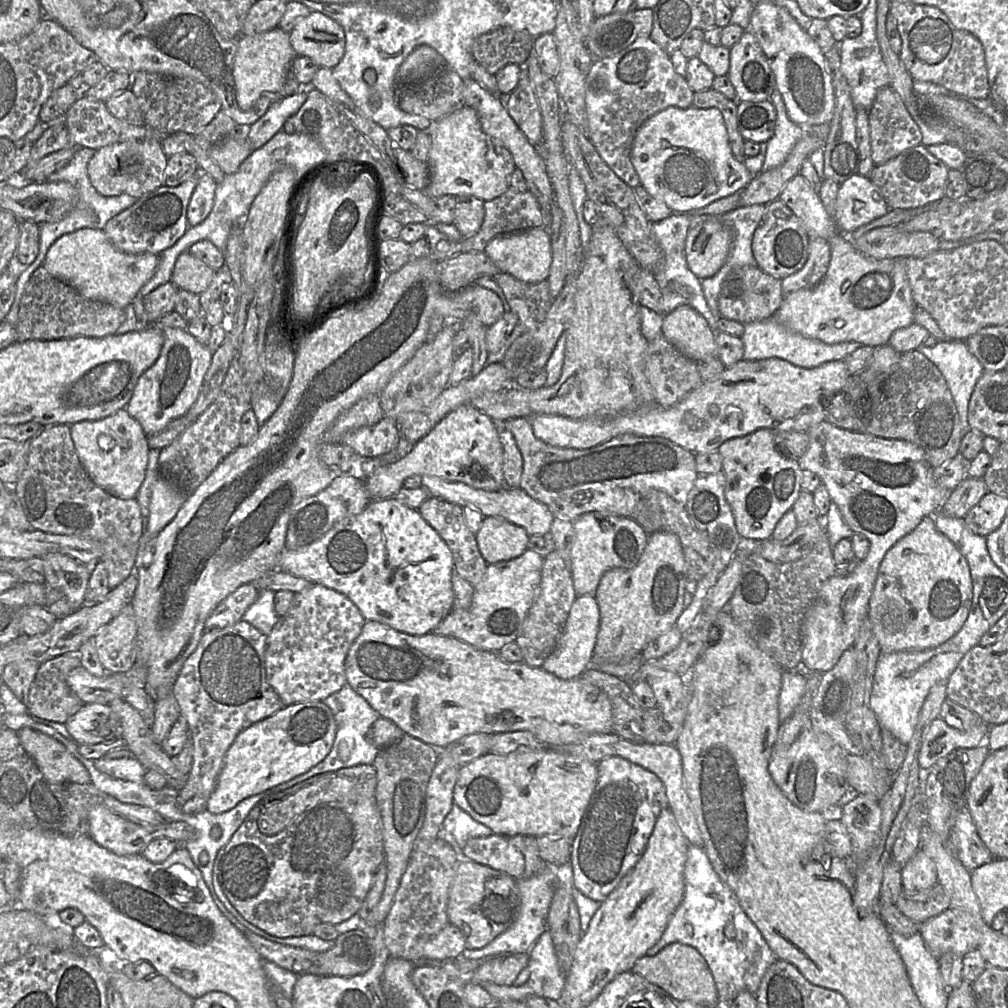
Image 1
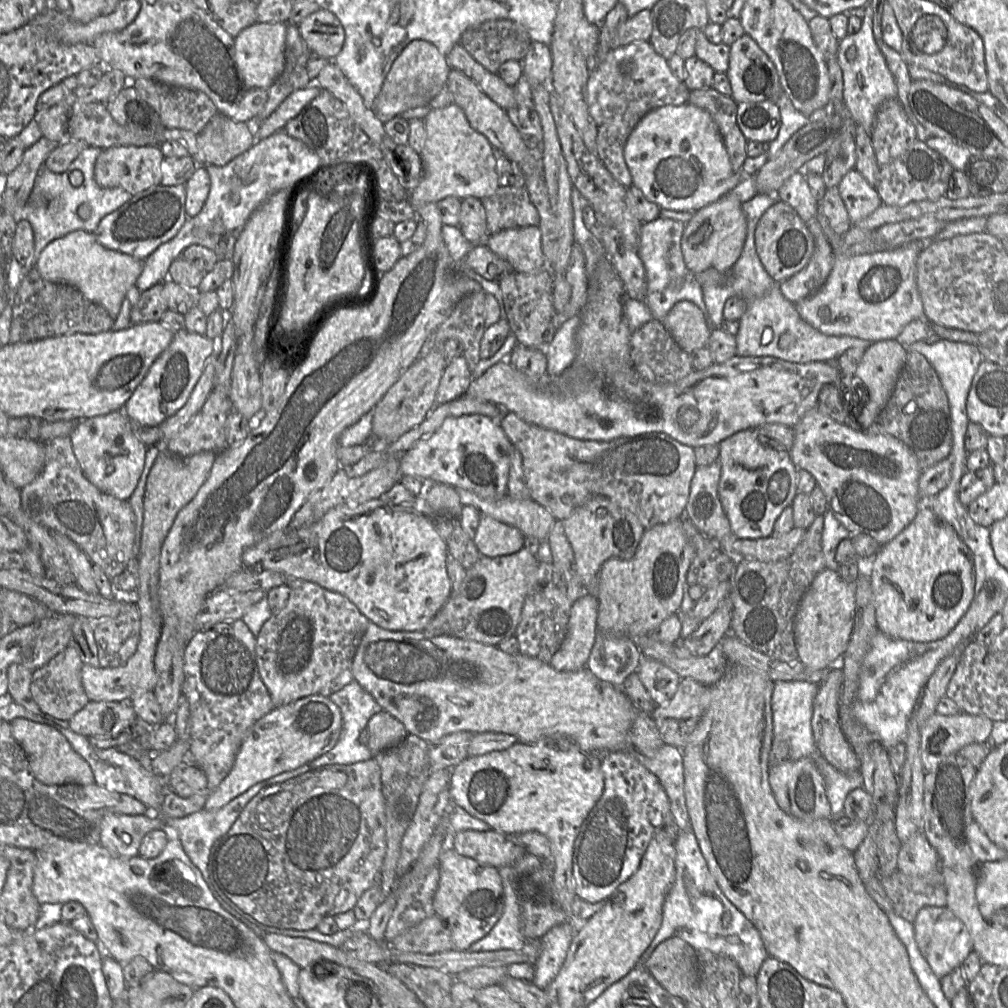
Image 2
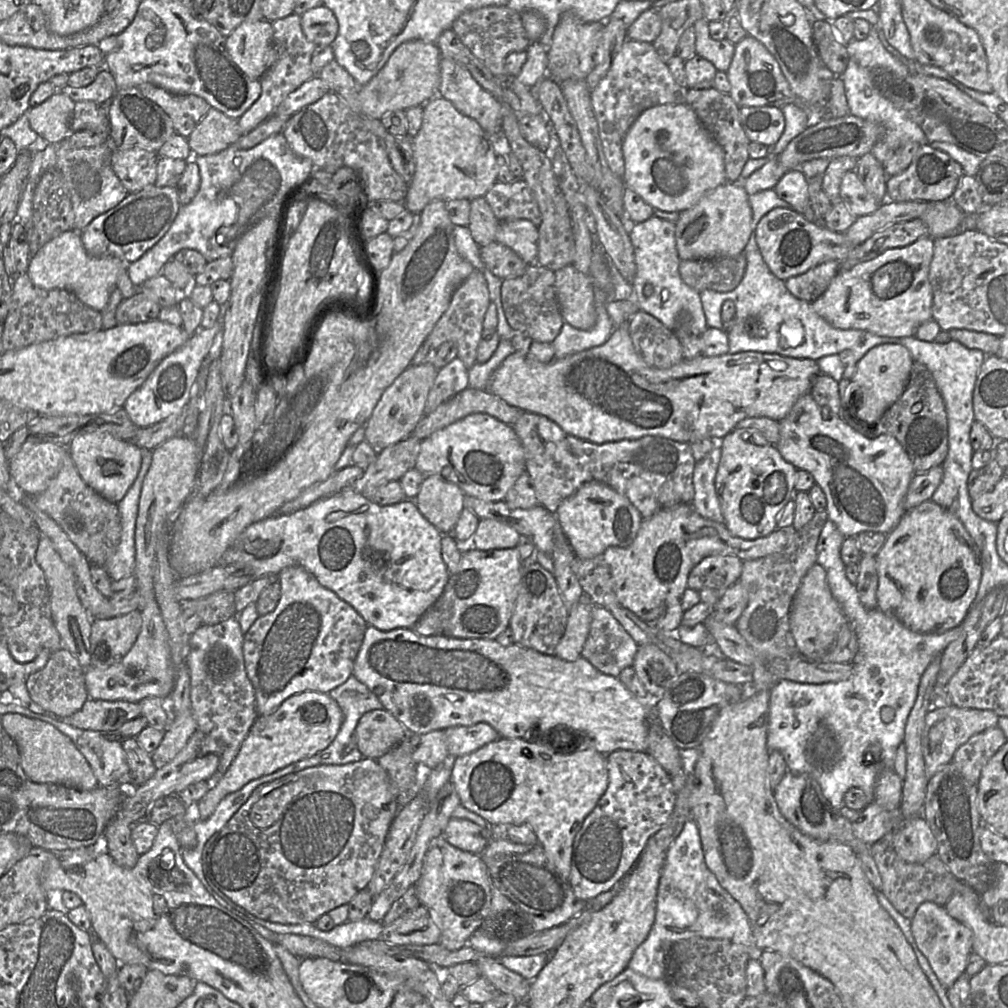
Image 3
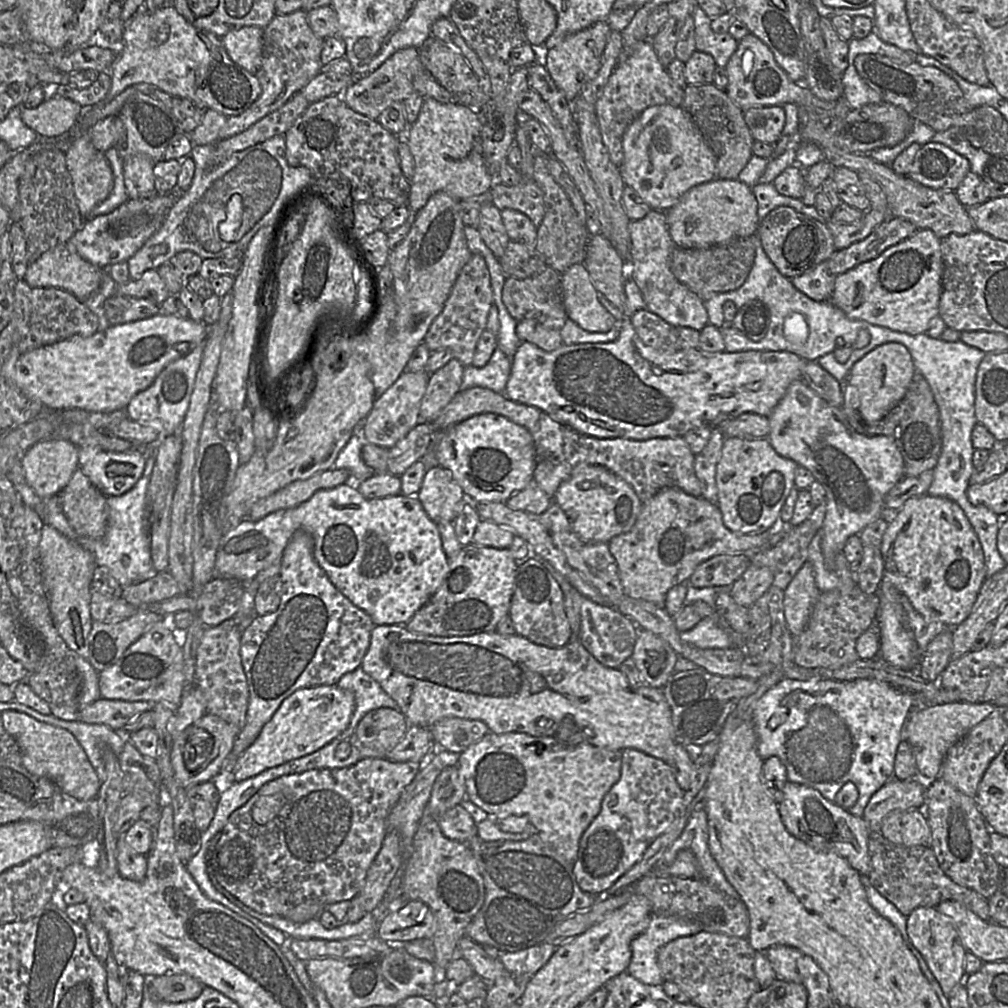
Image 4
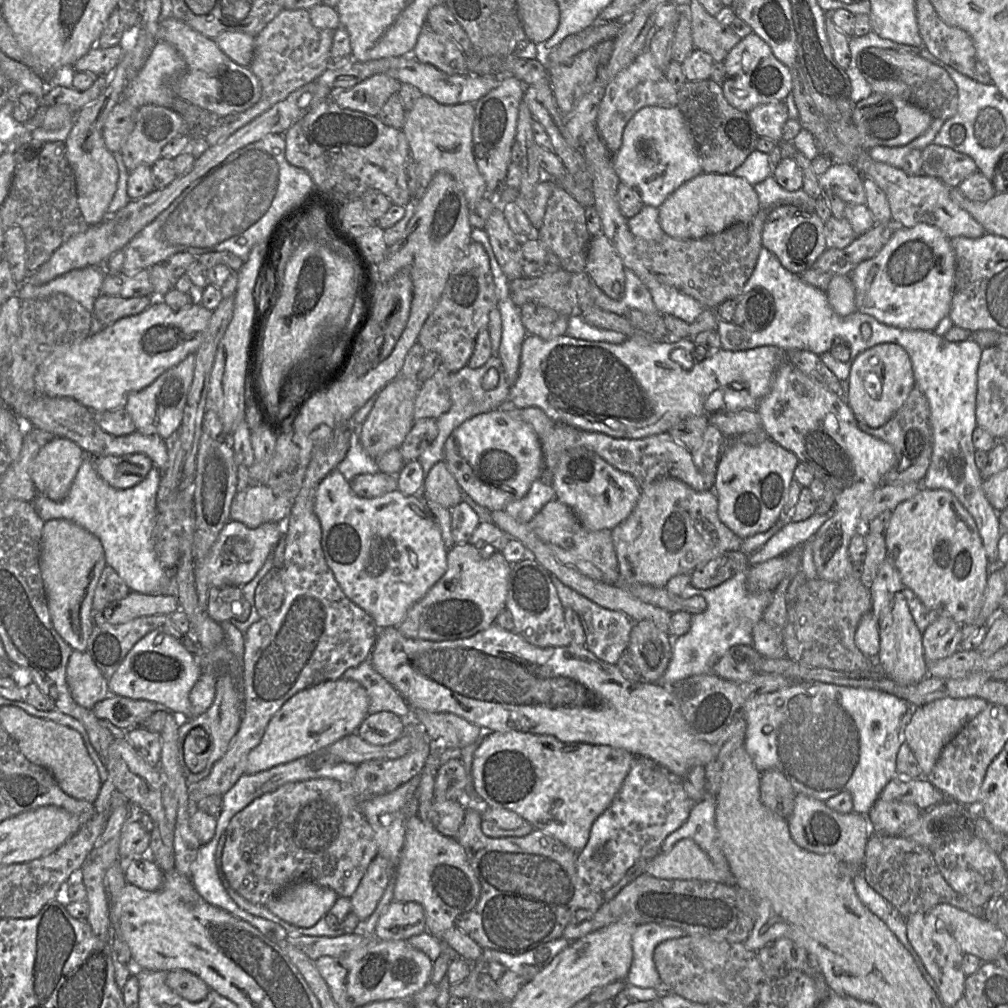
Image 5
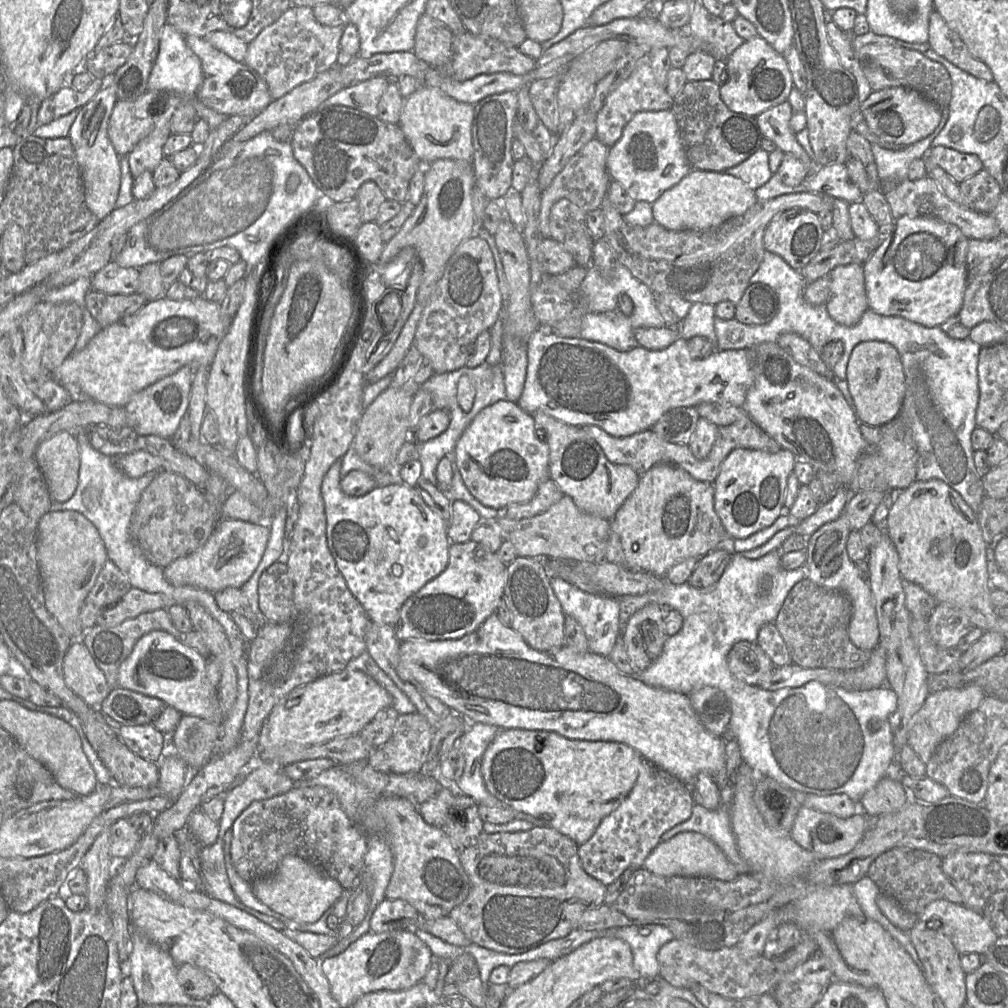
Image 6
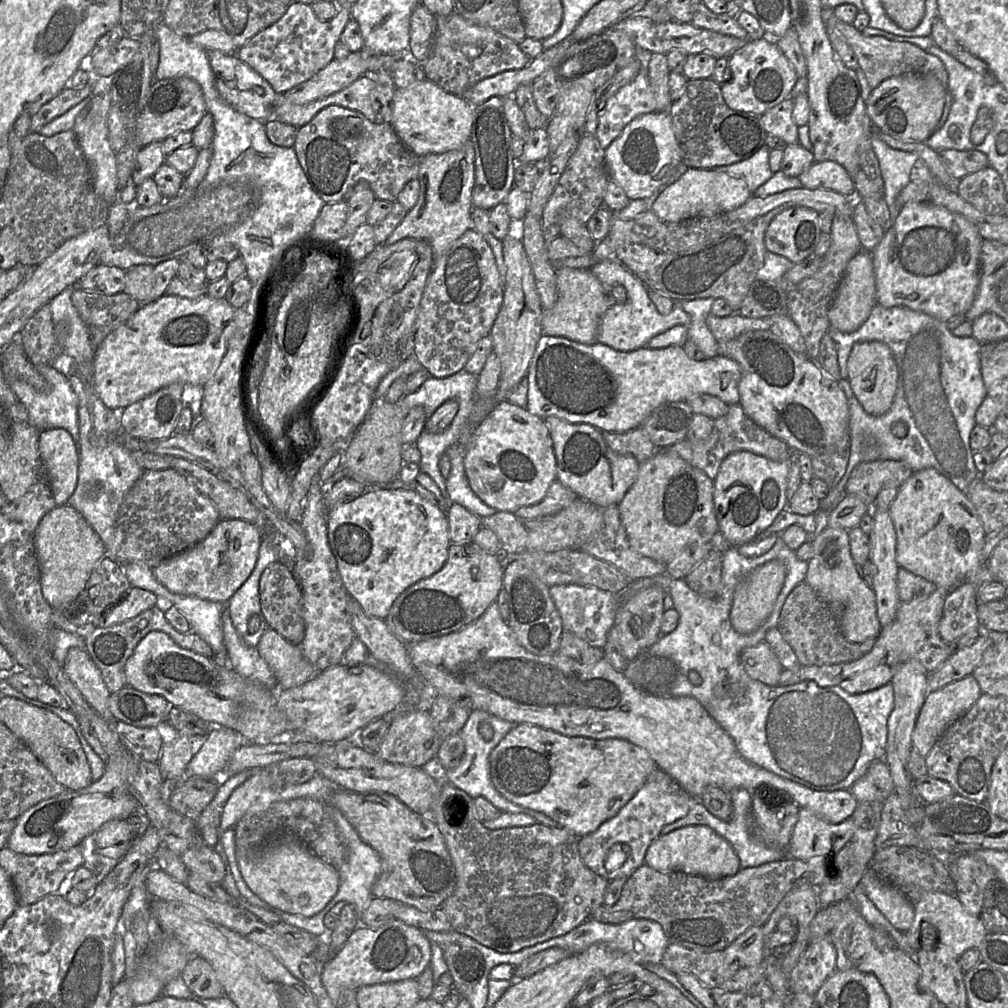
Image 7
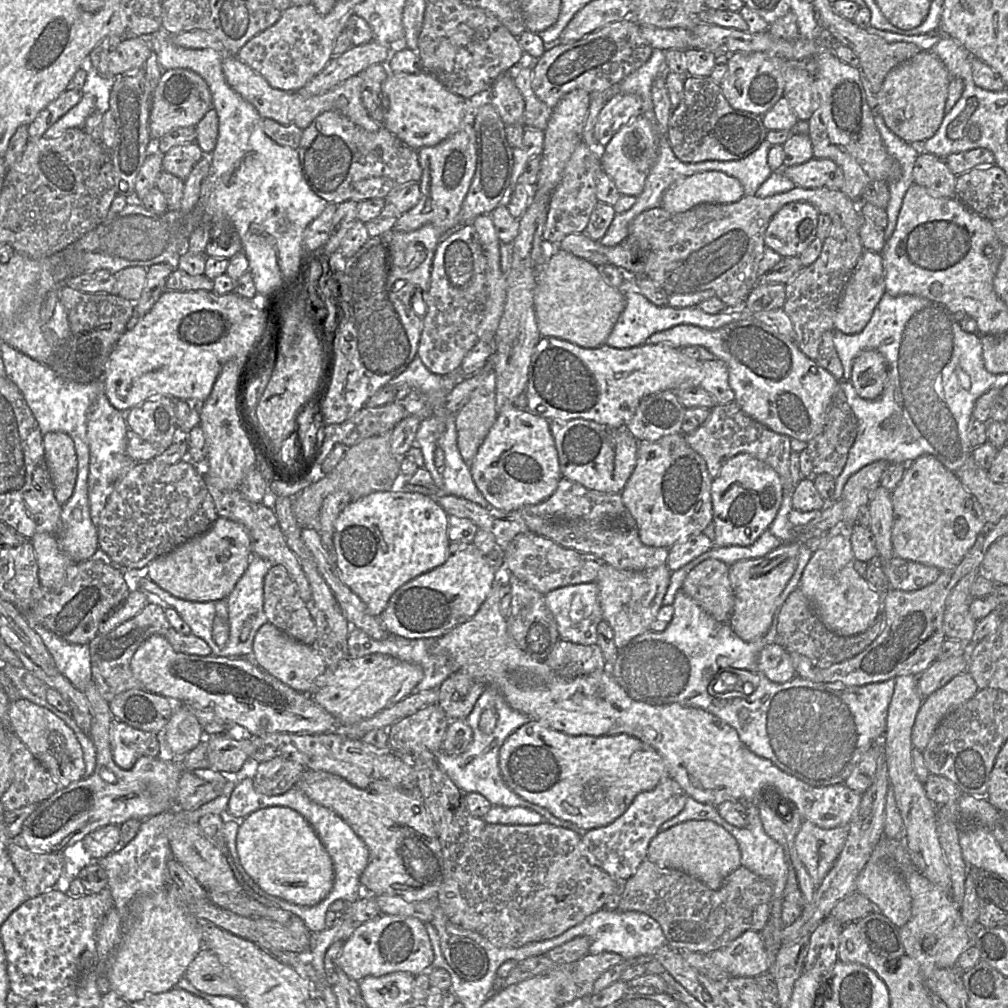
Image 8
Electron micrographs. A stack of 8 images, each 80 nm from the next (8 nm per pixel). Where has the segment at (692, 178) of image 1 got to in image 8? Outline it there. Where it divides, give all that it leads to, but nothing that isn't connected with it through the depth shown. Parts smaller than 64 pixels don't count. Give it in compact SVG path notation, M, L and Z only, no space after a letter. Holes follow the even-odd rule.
M639 115L622 126L606 147L602 148L601 166L615 183L621 195L639 196L645 185L647 175L659 153L660 131L654 120Z

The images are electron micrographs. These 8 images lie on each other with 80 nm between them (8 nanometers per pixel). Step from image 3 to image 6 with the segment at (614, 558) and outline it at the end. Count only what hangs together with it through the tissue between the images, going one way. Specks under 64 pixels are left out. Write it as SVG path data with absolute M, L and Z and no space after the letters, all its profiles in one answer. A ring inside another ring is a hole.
M668 463L657 464L639 476L637 487L624 501L610 523L611 531L620 538L625 567L658 577L664 577L670 568L687 558L703 557L716 549L725 537L730 537L714 510L713 484L696 480L682 468Z

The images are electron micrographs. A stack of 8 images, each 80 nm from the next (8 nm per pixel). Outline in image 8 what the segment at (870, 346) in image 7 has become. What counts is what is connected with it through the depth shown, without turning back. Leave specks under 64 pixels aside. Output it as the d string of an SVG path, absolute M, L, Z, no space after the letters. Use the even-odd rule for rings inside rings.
M866 350L854 359L850 382L861 398L878 398L885 388L887 378L888 364L878 351Z

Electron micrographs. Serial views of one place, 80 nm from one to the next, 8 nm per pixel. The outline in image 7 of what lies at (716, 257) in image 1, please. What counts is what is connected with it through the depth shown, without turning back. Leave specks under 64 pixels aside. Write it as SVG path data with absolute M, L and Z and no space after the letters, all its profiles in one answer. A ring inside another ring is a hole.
M688 168L675 182L661 189L651 210L664 222L675 223L688 218L713 216L742 206L753 194L741 178L712 169Z

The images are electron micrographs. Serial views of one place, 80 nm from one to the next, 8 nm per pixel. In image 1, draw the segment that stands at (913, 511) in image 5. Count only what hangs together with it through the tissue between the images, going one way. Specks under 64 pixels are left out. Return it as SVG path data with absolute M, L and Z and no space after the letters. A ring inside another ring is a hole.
M928 515L886 552L870 596L867 618L881 653L926 650L941 645L960 630L972 597L965 557L937 529L934 515Z

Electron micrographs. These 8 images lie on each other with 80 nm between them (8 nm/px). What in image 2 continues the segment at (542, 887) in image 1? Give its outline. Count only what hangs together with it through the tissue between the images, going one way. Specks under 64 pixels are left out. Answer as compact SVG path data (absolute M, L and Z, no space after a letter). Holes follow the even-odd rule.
M502 880L504 910L491 931L470 945L467 951L484 952L497 950L521 950L528 941L522 933L520 907L513 882Z

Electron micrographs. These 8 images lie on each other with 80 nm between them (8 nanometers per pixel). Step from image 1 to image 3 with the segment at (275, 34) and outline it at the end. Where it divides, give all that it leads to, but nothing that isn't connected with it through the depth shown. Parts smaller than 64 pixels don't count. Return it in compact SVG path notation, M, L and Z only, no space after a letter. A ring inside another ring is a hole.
M258 20L240 24L226 37L226 48L243 73L259 80L276 60L272 22Z

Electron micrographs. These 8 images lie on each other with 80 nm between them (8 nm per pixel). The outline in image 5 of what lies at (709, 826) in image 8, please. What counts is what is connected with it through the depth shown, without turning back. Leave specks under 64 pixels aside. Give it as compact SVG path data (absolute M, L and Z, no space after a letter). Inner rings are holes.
M681 839L666 853L652 858L645 872L660 879L698 879L722 883L708 855L691 839Z

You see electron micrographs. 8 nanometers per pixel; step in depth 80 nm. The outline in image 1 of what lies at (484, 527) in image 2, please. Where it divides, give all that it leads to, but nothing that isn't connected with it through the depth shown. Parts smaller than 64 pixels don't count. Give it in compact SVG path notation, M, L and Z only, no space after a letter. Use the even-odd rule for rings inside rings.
M498 517L483 518L475 536L478 550L488 565L519 557L527 550L529 540L522 527Z

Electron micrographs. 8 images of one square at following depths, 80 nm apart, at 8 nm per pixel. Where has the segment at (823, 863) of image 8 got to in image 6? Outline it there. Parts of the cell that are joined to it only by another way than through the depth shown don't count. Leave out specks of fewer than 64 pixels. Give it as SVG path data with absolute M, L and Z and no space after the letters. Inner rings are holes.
M801 806L790 830L792 839L810 851L817 859L835 858L851 852L867 831L867 816L858 812L849 818L839 818L812 808Z

